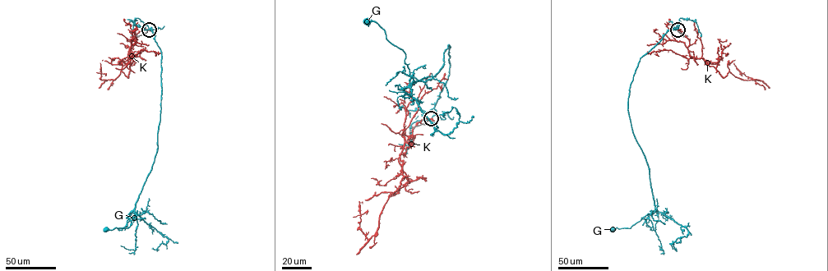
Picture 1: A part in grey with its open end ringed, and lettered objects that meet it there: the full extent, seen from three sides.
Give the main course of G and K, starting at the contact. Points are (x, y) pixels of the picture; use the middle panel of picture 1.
G: (431, 118), (450, 74), (450, 47), (434, 75), (409, 84), (404, 52), (386, 39), (376, 22), (368, 20)
K: (430, 118), (423, 118), (411, 135), (404, 133), (403, 178), (368, 239), (359, 228), (358, 201)

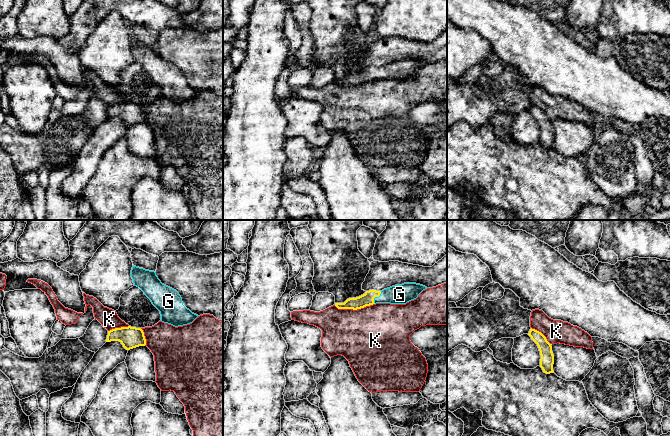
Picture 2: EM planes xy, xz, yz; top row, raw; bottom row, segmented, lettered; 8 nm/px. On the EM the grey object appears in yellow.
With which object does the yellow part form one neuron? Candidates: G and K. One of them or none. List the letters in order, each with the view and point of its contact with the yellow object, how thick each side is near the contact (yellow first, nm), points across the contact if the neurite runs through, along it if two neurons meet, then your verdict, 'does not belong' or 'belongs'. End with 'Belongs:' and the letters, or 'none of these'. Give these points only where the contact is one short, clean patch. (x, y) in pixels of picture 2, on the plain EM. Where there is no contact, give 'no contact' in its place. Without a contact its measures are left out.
G: meets yellow in xz at (376, 72); 110 nm thick on the yellow side, 160 nm on the other; runs through xz (367, 75), (376, 72), (399, 70); belongs
K: meets yellow in xz at (354, 85); 110 nm thick on the yellow side, 480 nm on the other; does not belong
Belongs: G

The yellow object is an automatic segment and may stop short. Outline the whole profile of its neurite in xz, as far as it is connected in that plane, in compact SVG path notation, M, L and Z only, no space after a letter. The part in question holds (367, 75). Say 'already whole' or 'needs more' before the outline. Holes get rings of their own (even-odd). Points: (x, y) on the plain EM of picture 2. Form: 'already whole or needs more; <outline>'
needs more; M416 59L395 61L382 67L369 66L356 74L349 74L344 79L335 79L338 85L361 85L376 79L406 80L414 76L427 63Z

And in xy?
already whole; M121 103L108 107L106 118L119 117L126 126L146 121L144 108L141 104Z

